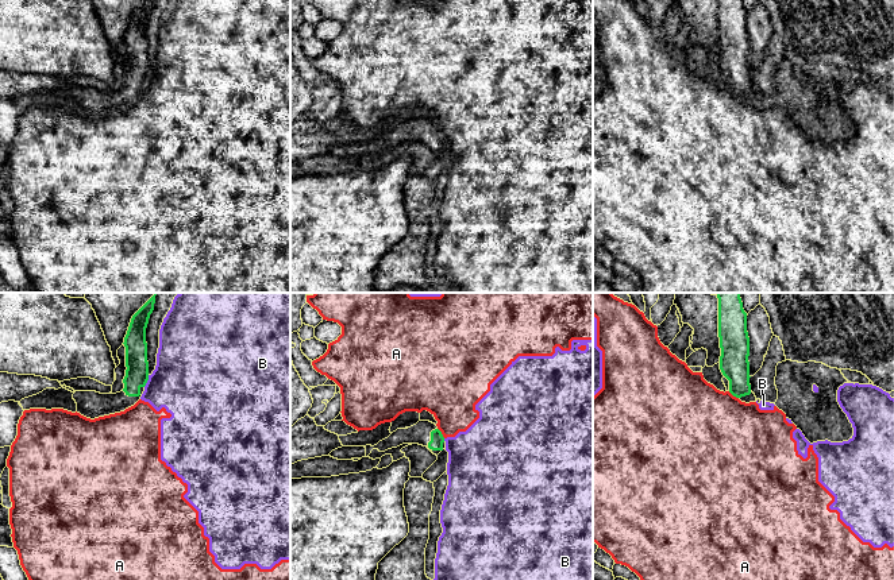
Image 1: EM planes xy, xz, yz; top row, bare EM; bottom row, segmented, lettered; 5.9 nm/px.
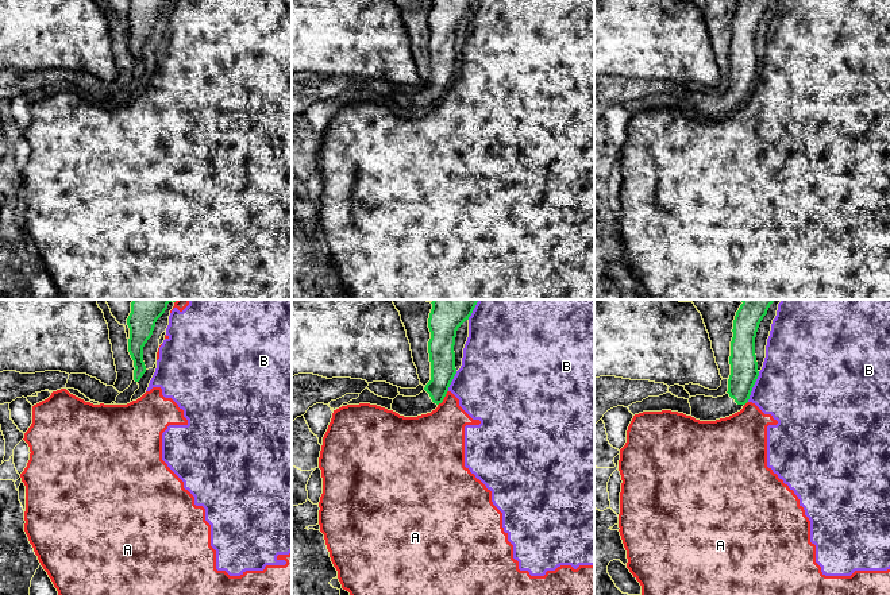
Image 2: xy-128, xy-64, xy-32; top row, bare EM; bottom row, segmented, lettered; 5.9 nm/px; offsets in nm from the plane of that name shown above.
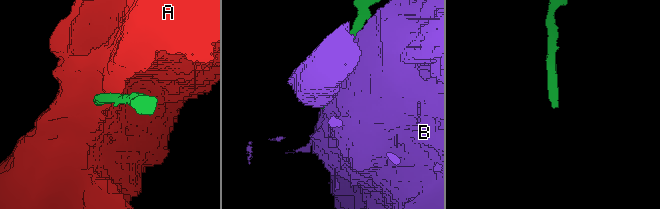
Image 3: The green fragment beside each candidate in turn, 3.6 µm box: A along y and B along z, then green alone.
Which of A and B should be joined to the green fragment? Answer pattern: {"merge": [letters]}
{"merge": []}

